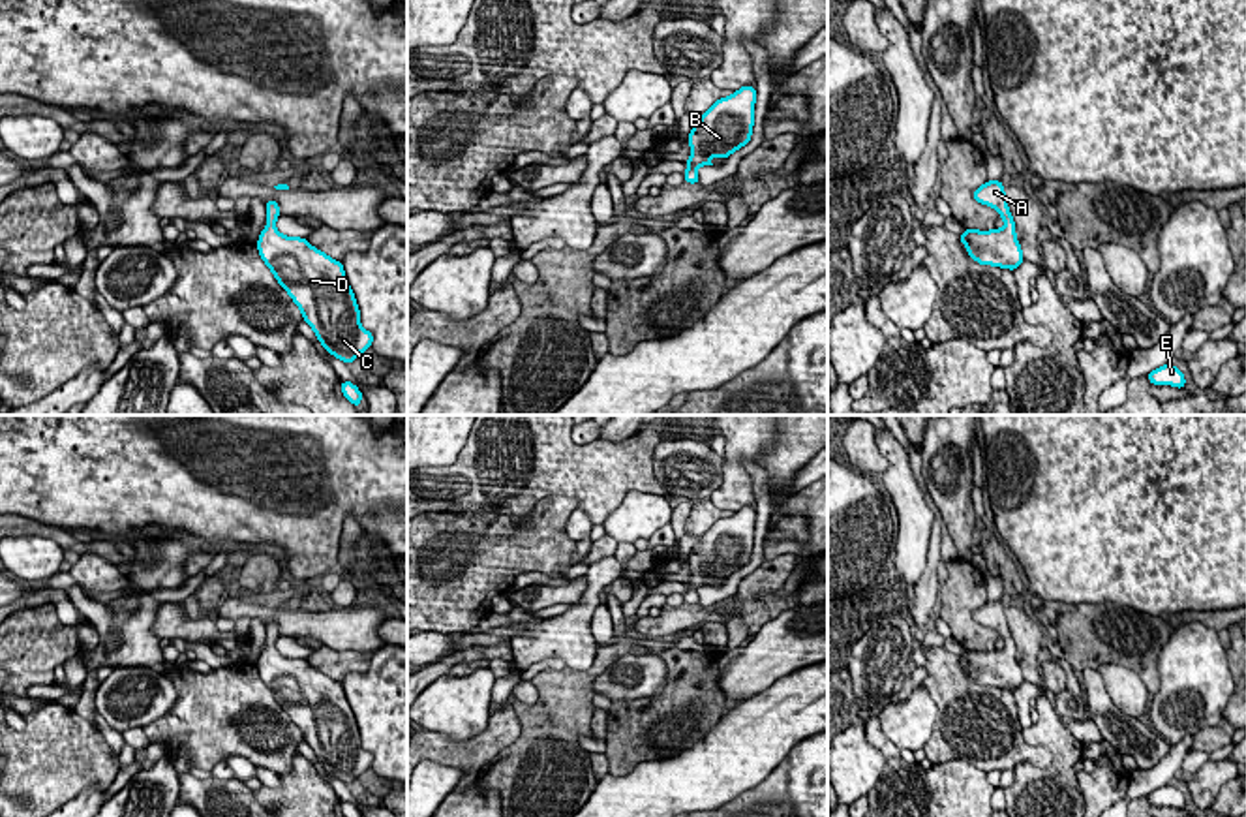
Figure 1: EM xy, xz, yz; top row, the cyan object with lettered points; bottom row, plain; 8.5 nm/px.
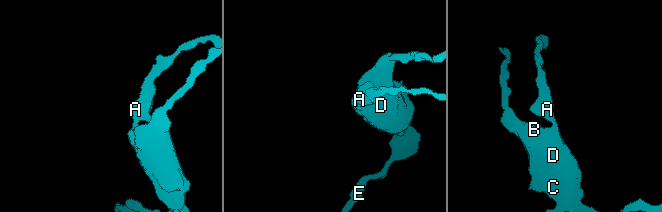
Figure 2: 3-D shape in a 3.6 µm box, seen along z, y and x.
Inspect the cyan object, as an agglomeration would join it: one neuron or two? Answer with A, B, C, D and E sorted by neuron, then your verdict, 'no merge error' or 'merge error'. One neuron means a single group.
A B C D E | no merge error

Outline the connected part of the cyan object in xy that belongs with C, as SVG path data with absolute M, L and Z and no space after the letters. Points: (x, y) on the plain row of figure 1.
M266 625L266 648L257 671L278 704L300 729L327 774L345 785L372 768L373 755L360 746L355 714L345 699L342 682L313 669L306 659L285 657L276 650L280 627Z

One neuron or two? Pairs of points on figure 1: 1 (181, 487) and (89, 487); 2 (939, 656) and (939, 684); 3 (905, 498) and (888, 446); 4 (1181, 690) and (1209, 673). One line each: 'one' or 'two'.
1: one
2: one
3: one
4: one

